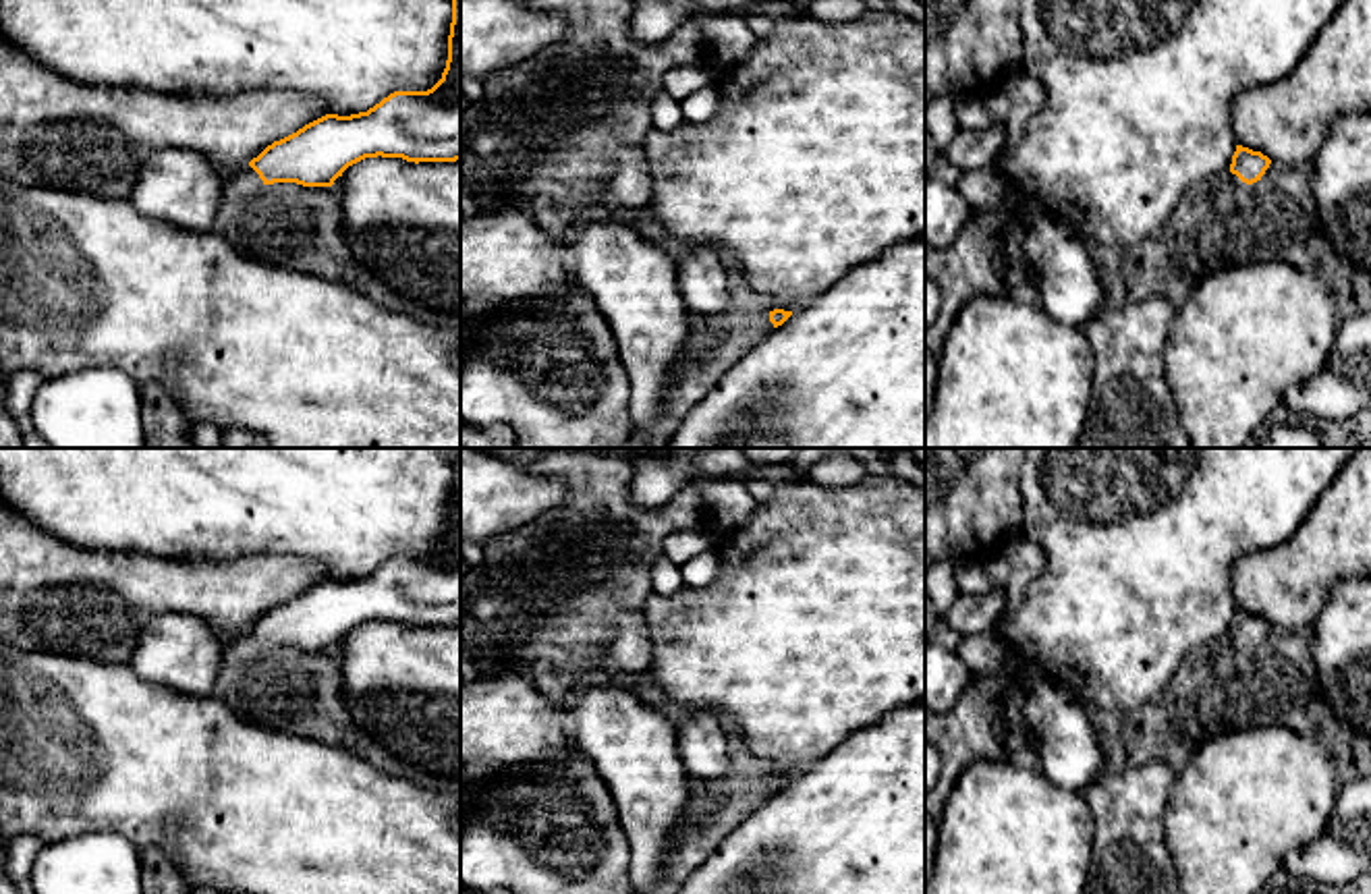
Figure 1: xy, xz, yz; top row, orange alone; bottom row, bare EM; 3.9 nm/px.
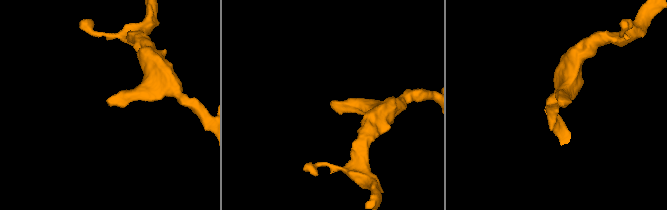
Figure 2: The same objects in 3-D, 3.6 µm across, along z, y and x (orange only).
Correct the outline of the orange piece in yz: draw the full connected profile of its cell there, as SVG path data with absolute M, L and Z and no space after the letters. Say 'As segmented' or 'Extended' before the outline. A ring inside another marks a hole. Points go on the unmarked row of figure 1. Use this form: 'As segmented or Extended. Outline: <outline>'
Extended. Outline: M1236 610L1236 616L1230 628L1230 637L1222 641L1220 645L1215 645L1213 649L1191 660L1197 676L1205 670L1211 655L1220 651L1222 647L1232 647L1234 651L1253 649L1261 645L1269 628L1271 624L1263 620L1261 616L1253 616L1249 612Z

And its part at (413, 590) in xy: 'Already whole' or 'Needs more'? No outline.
Needs more

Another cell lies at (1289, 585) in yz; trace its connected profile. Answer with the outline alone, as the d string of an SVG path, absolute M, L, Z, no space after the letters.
M1371 448L1356 450L1286 543L1240 556L1230 577L1236 610L1284 631L1311 628L1336 581L1371 577Z

